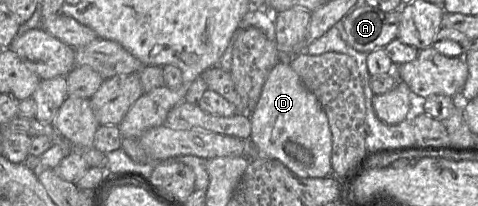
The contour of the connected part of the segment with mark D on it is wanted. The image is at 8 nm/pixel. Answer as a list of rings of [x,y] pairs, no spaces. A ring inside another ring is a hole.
[[[281,56],[269,73],[254,110],[250,113],[249,140],[259,157],[277,160],[302,178],[324,178],[332,175],[332,135],[326,113],[316,96],[302,83],[291,68],[289,59]]]

